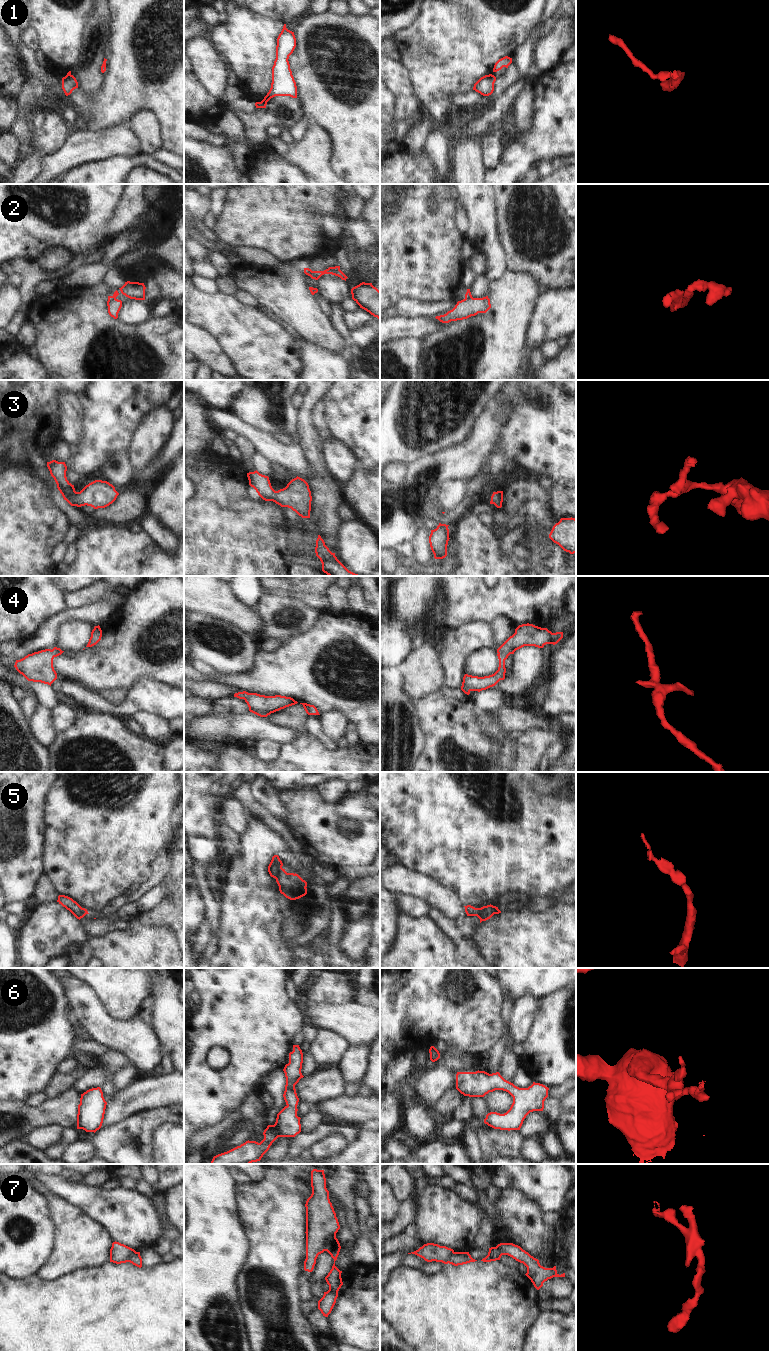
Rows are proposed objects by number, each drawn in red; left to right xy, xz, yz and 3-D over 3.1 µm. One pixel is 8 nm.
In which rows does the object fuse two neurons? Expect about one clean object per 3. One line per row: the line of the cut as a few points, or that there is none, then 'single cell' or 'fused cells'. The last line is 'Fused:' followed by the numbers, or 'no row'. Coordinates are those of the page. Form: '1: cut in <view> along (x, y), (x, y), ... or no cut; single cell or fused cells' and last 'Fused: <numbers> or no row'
1: cut in xz along (262, 100), (267, 101); fused cells
2: cut in xz along (310, 270), (310, 275), (313, 278); fused cells
3: no cut; single cell
4: no cut; single cell
5: cut in yz along (476, 908), (482, 920); fused cells
6: no cut; single cell
7: cut in xz along (335, 1234), (327, 1237), (325, 1250); fused cells
Fused: 1, 2, 5, 7

